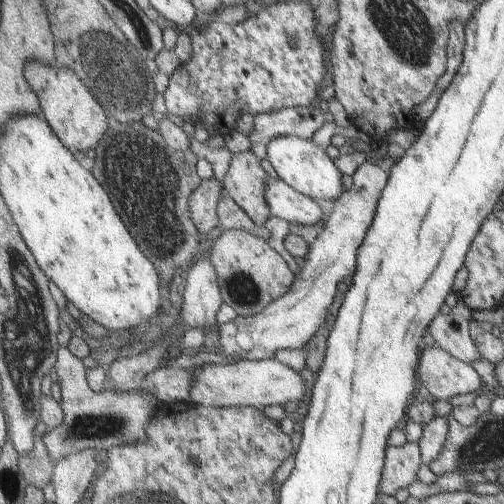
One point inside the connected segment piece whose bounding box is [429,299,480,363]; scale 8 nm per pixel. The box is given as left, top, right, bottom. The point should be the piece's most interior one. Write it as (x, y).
(450, 332)

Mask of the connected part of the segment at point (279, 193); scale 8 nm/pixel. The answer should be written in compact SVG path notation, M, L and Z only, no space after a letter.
M279 176L266 182L266 199L272 216L283 218L293 225L313 226L325 218L314 198L295 190Z

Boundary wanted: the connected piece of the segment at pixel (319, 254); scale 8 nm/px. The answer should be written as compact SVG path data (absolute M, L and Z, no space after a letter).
M363 163L357 167L357 172L352 176L352 187L333 202L334 208L329 215L325 230L319 235L315 243L310 244L310 251L305 260L298 262L299 272L292 289L281 298L273 301L263 312L247 317L238 315L232 321L220 325L219 344L223 348L219 348L217 353L230 359L232 362L273 360L281 348L283 350L300 349L305 344L311 342L311 338L317 334L317 330L325 324L325 318L327 318L329 308L333 304L333 298L337 294L339 282L343 278L349 278L357 270L357 248L359 248L359 244L361 244L361 240L365 236L365 230L371 224L371 218L373 218L373 212L380 197L380 192L383 190L388 177L385 175L386 172L379 167L374 165L374 163Z

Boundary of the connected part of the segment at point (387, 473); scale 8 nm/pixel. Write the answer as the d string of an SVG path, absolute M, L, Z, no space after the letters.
M406 441L398 447L389 445L381 473L381 492L394 495L399 488L409 486L416 479L415 474L419 470L419 465L417 442Z

